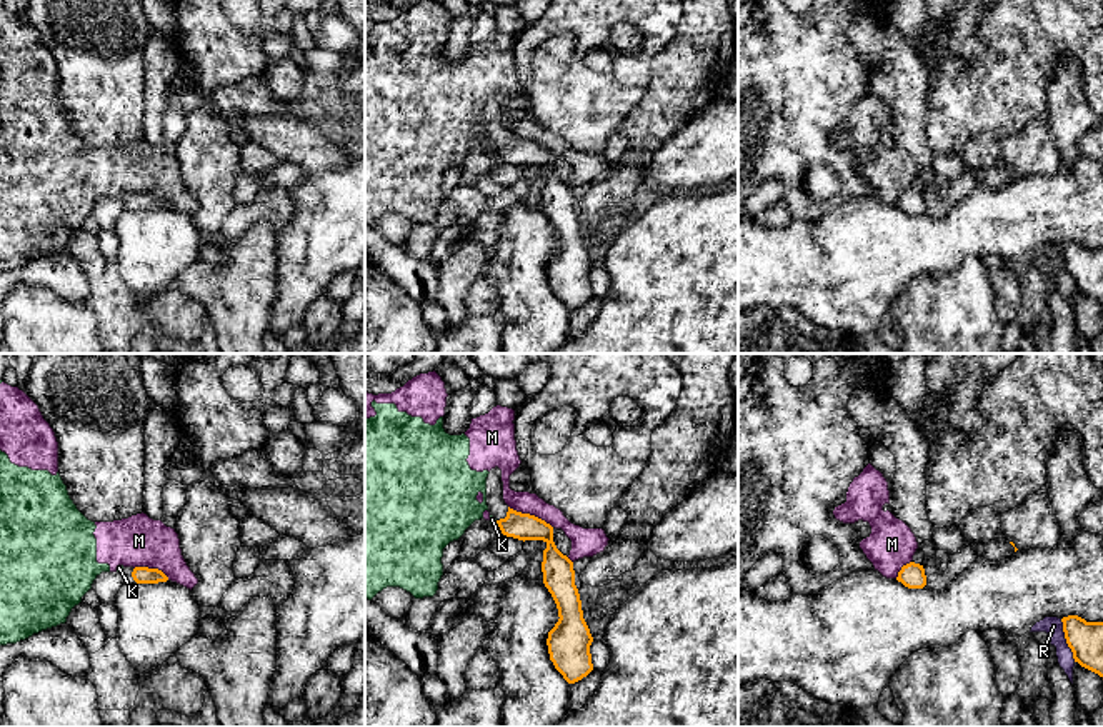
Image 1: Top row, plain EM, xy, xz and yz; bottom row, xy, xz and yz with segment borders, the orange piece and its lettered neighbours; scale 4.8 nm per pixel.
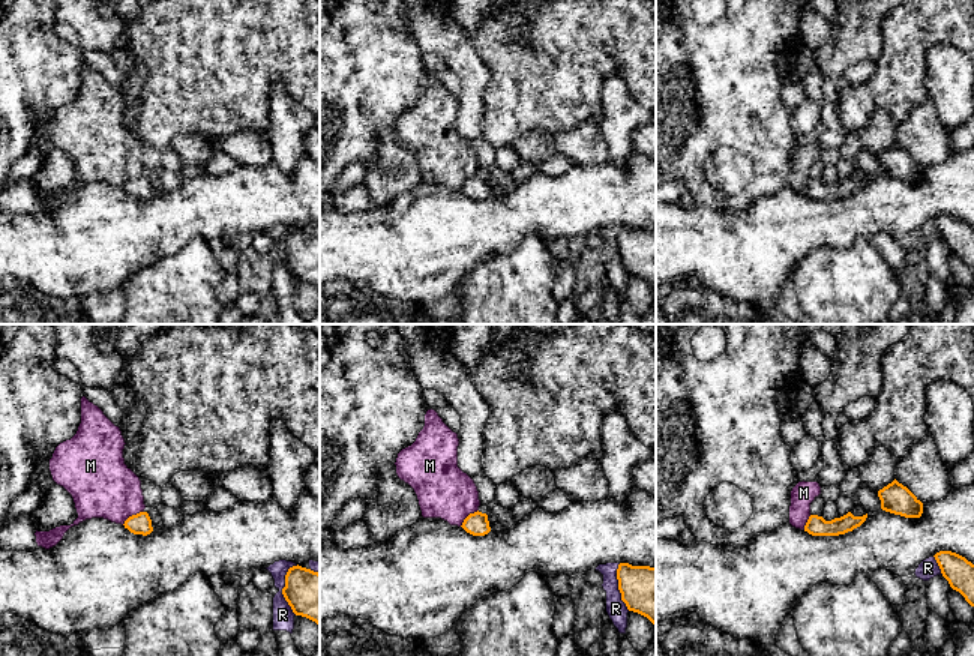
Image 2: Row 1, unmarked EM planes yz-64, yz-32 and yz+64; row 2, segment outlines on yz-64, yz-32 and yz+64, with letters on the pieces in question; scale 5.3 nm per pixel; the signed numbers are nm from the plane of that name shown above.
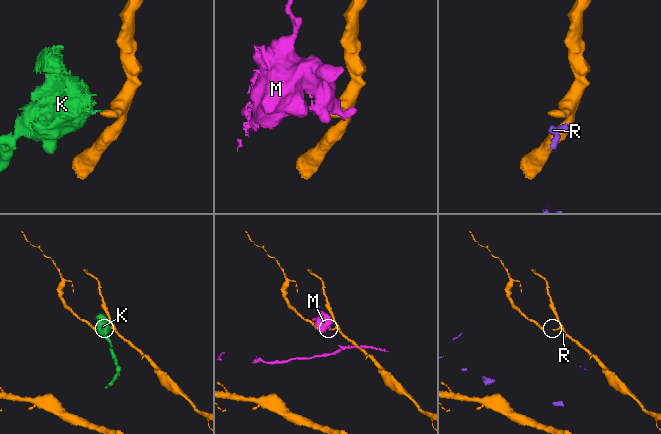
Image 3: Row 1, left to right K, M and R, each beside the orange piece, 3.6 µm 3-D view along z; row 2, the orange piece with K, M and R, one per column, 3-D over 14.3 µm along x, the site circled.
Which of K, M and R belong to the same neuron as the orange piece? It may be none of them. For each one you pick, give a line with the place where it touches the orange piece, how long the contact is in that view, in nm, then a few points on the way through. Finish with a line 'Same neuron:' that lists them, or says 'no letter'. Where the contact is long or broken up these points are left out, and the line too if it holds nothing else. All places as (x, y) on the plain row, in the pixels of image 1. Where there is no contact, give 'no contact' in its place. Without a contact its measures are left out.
Same neuron: no letter

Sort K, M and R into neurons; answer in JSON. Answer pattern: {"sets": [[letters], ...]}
{"sets": [["K", "M"], ["R"]]}

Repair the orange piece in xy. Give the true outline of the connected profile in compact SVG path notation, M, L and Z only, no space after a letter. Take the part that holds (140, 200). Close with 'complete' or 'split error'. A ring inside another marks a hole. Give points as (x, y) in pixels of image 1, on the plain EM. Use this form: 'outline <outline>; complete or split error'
outline M123 193L120 200L127 210L158 210L168 207L162 197L148 193Z; split error

